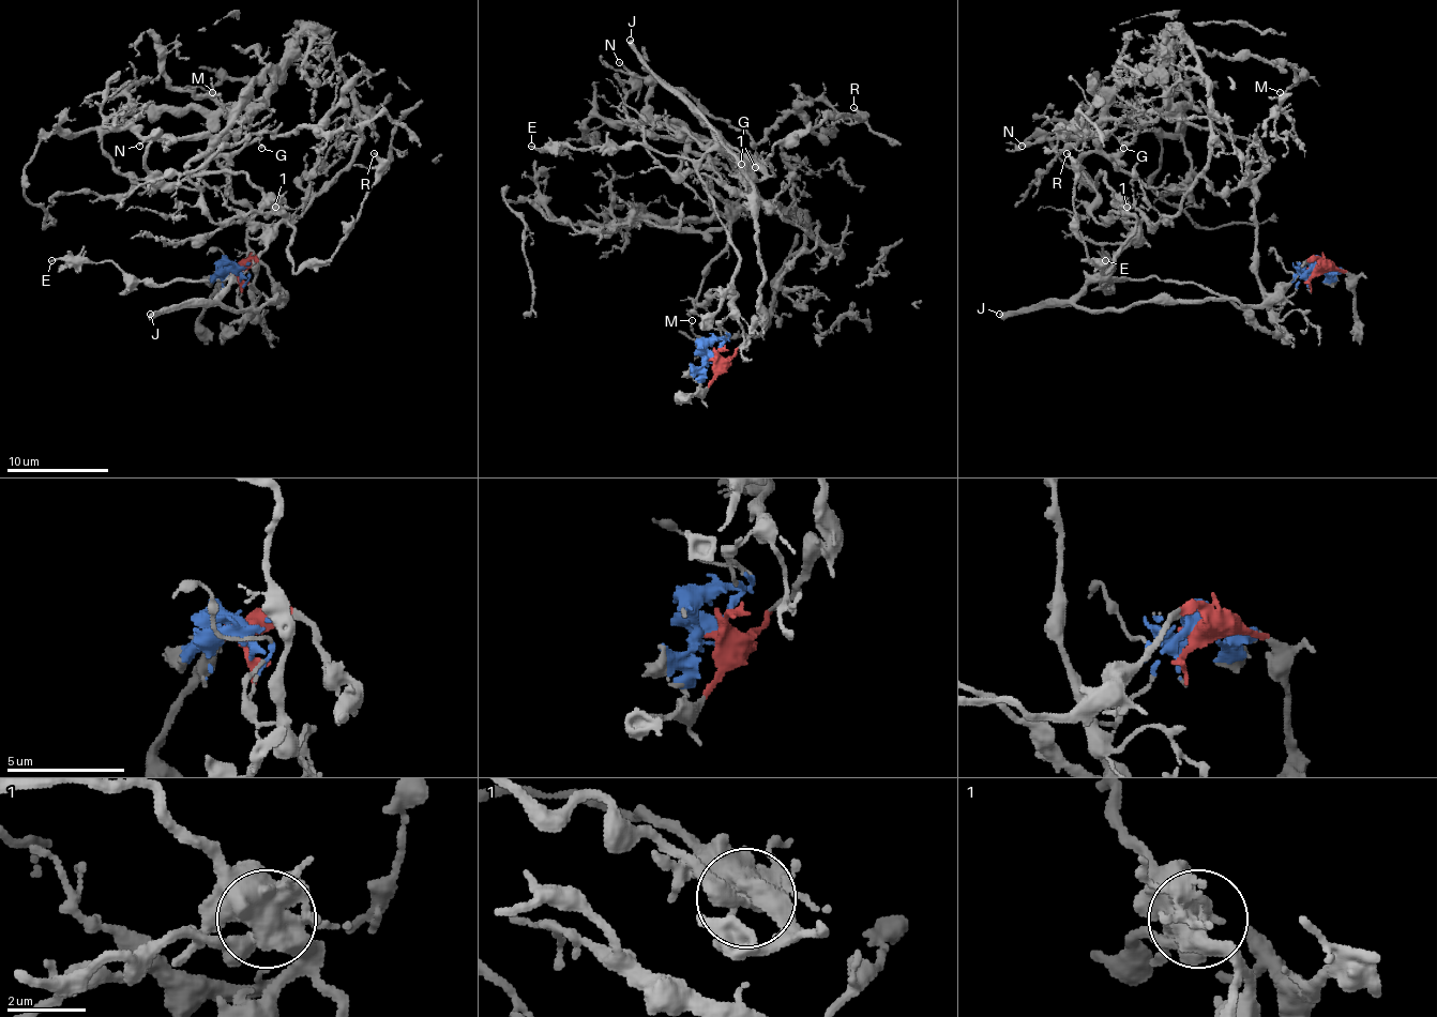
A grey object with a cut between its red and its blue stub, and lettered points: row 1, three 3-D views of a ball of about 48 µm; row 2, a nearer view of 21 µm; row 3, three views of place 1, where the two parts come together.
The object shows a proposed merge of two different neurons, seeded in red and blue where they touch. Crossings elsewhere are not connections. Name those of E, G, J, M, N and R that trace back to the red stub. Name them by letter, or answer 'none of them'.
E, J, N, R

